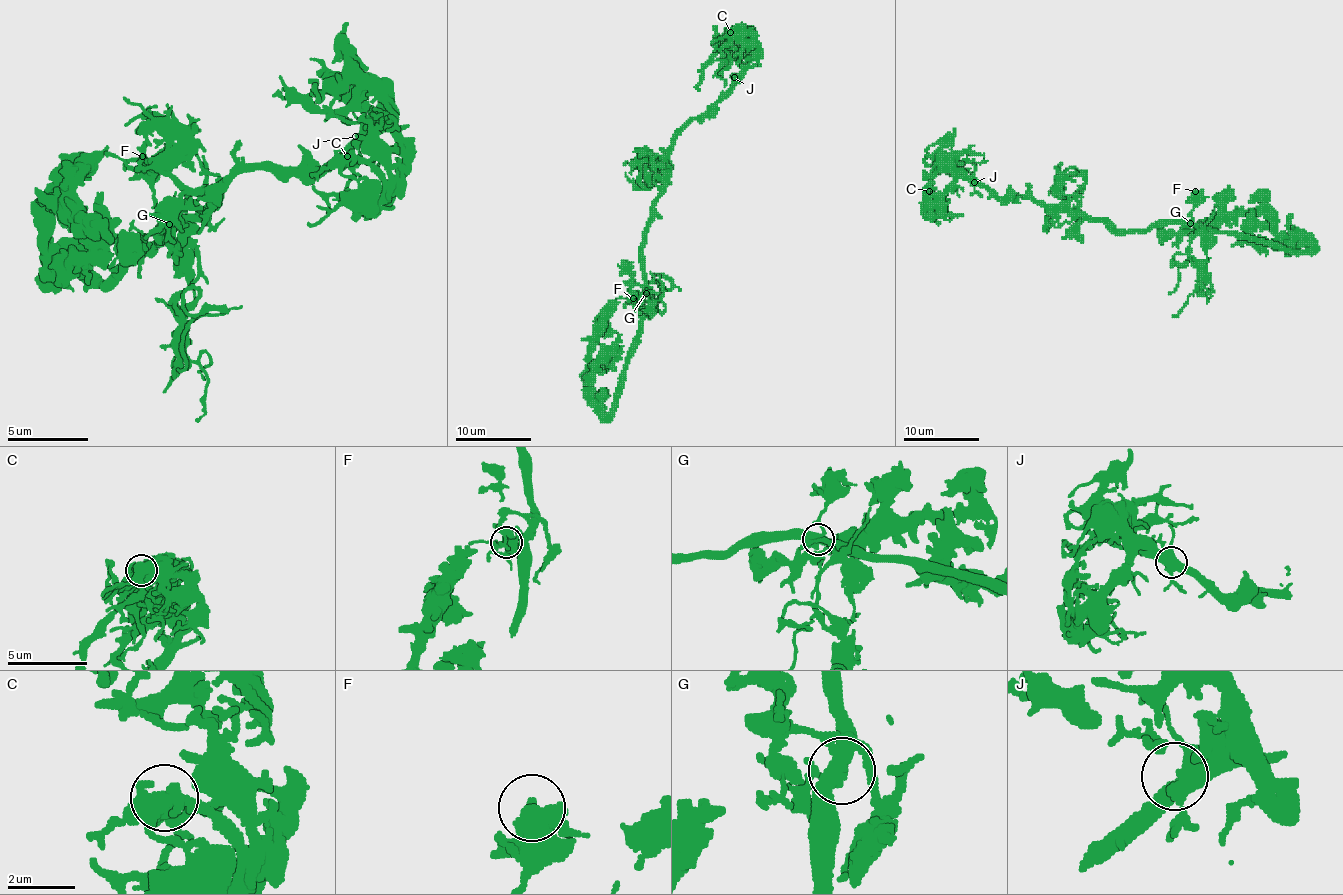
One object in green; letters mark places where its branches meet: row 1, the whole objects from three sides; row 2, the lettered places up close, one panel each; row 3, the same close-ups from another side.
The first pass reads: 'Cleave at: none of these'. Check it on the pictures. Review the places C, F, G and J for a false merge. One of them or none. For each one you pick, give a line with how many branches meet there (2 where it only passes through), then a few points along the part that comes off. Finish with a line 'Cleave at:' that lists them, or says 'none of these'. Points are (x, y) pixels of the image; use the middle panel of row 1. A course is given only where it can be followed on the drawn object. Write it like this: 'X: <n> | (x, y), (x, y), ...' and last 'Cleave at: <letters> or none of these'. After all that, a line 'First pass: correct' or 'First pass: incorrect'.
G: 5 | (646, 293), (648, 289), (658, 298), (654, 275), (663, 275), (671, 287), (665, 289), (652, 281), (650, 272)
Cleave at: G
First pass: incorrect

